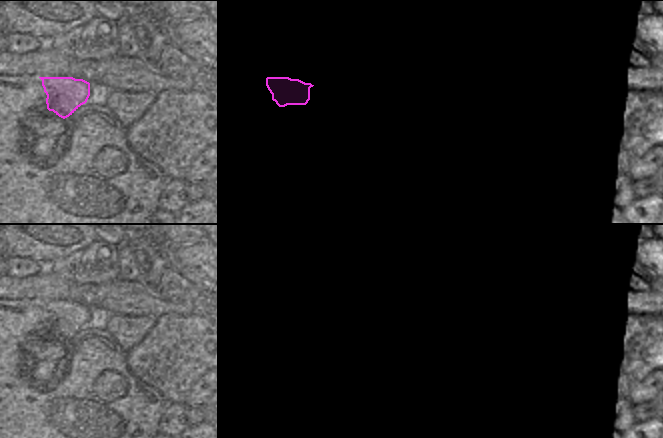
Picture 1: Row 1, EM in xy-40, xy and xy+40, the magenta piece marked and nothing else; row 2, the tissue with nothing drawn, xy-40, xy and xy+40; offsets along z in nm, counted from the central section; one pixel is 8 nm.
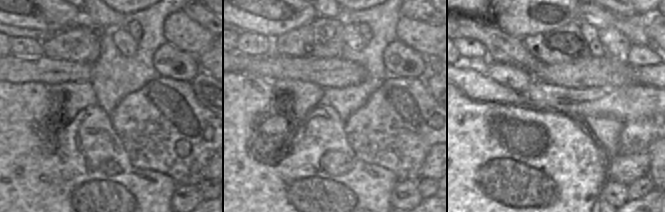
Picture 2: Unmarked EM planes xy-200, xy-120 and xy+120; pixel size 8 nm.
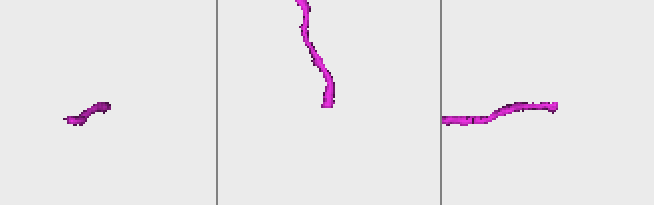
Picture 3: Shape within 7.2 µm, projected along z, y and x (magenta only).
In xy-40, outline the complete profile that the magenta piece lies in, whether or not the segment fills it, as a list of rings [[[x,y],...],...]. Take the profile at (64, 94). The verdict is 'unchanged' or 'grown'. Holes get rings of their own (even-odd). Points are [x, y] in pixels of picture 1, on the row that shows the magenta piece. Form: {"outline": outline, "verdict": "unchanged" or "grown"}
{"outline": [[[73,77],[39,78],[47,95],[47,109],[63,119],[72,115],[85,103],[106,105],[106,100],[112,91],[101,83],[89,83]]], "verdict": "grown"}

